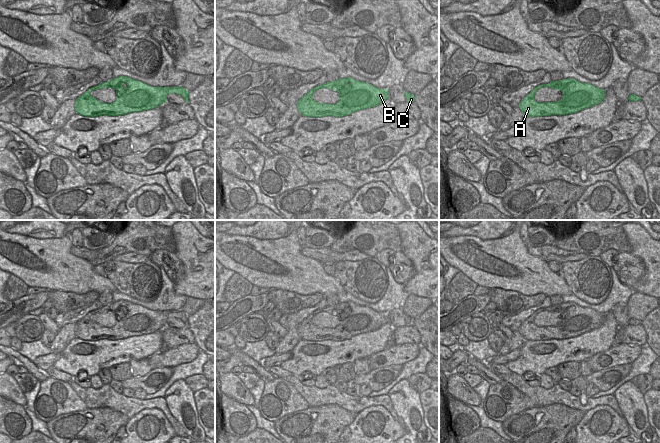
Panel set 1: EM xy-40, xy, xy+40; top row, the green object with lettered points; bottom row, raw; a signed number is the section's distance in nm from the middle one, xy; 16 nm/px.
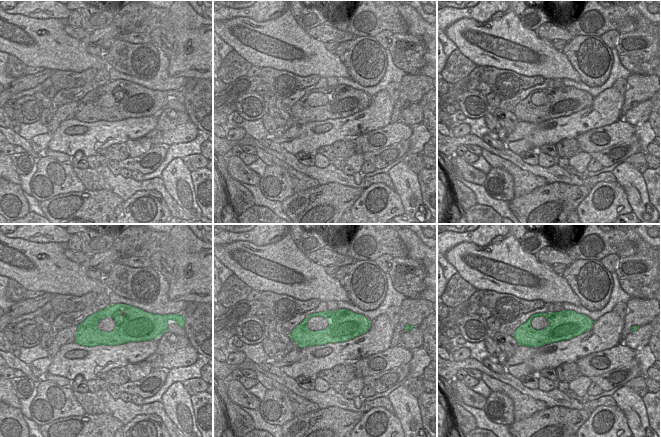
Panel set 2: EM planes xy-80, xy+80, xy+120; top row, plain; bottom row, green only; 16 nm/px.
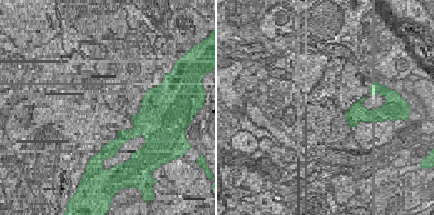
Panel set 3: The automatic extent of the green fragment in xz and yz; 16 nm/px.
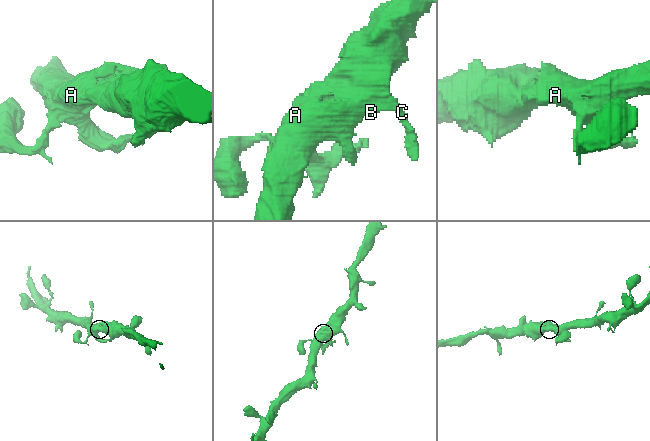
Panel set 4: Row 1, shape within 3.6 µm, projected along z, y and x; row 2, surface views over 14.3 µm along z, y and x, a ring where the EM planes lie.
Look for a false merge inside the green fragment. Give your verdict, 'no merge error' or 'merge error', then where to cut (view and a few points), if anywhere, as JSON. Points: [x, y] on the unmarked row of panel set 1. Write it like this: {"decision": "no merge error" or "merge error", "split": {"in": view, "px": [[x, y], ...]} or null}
{"decision": "no merge error", "split": null}

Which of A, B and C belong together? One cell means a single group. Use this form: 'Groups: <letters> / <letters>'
Groups: A B C.

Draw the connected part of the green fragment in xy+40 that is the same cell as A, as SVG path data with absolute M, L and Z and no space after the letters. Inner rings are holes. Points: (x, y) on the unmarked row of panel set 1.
M573 302L562 303L559 305L551 305L548 308L542 308L535 311L529 318L527 318L519 327L518 331L524 339L527 341L540 341L540 340L551 340L551 339L568 339L577 337L583 333L592 331L599 328L605 320L605 314L599 313L588 307L581 307ZM548 311L557 313L562 316L562 322L557 326L543 326L538 327L534 323L534 318L538 313Z

